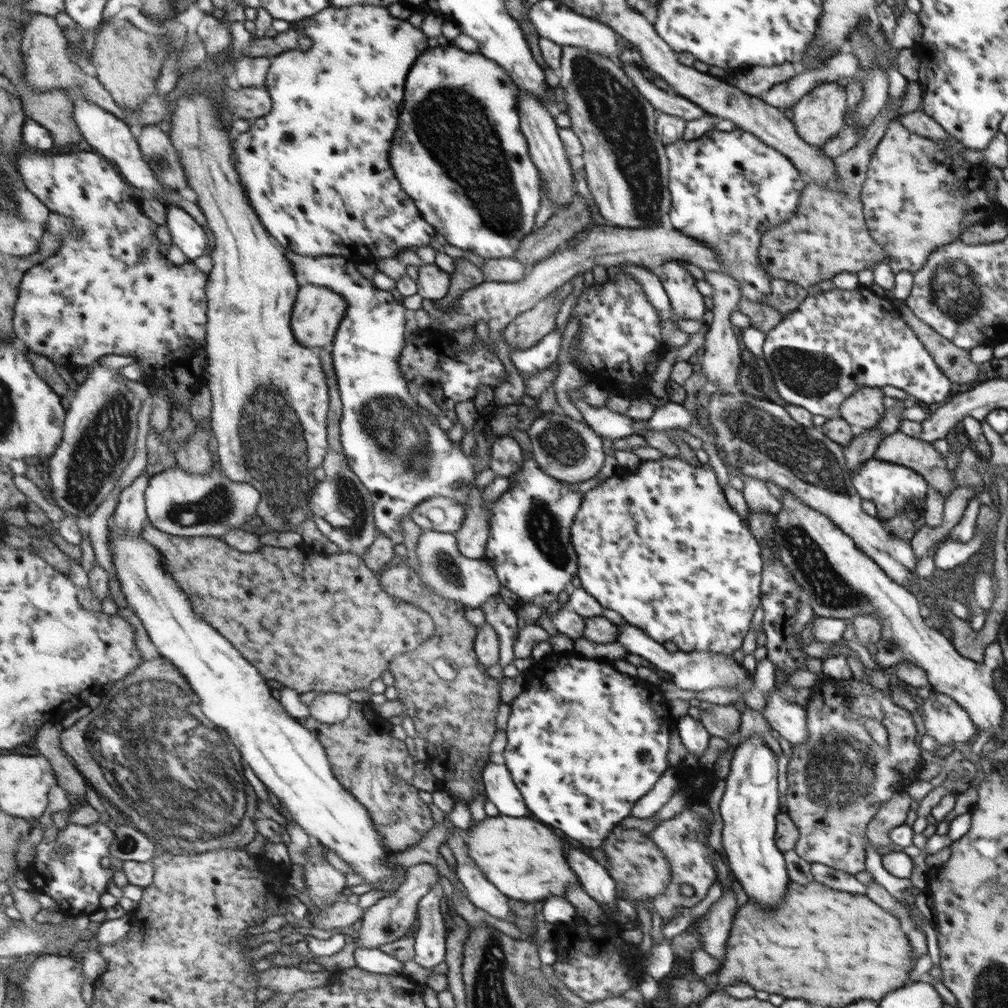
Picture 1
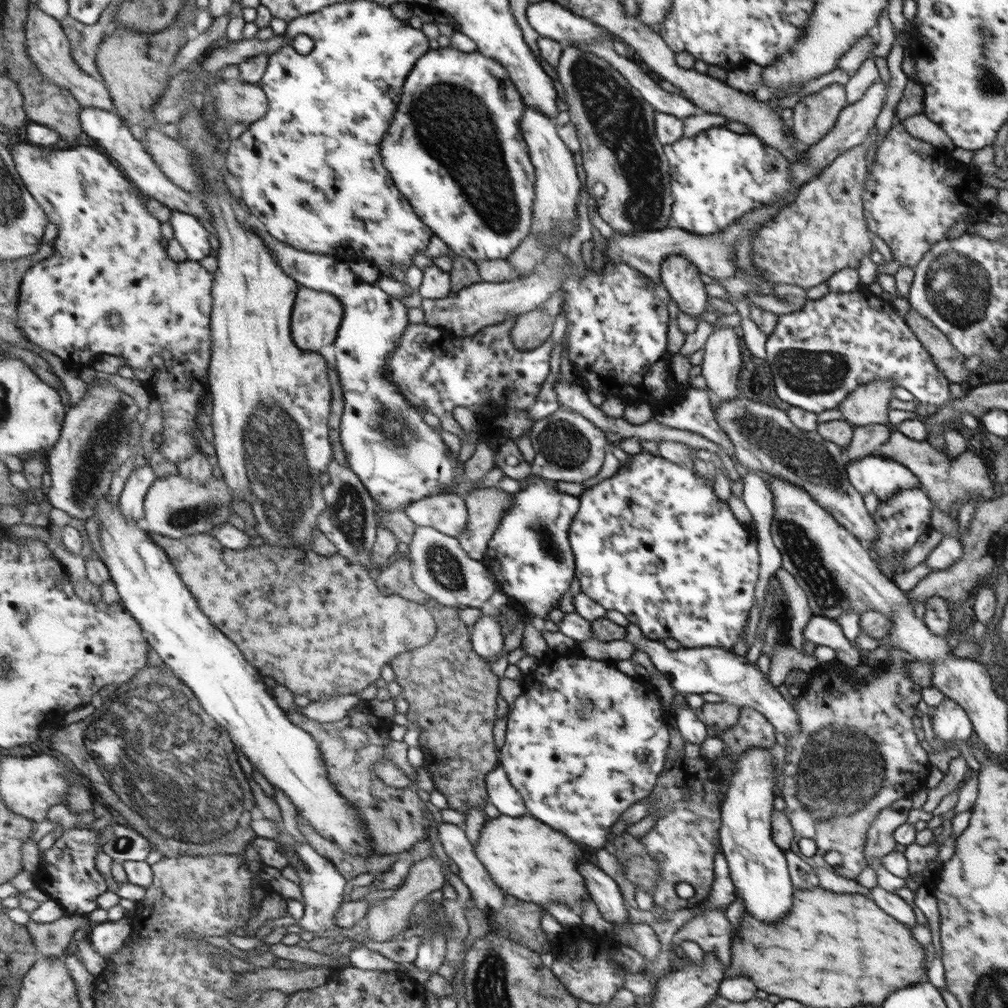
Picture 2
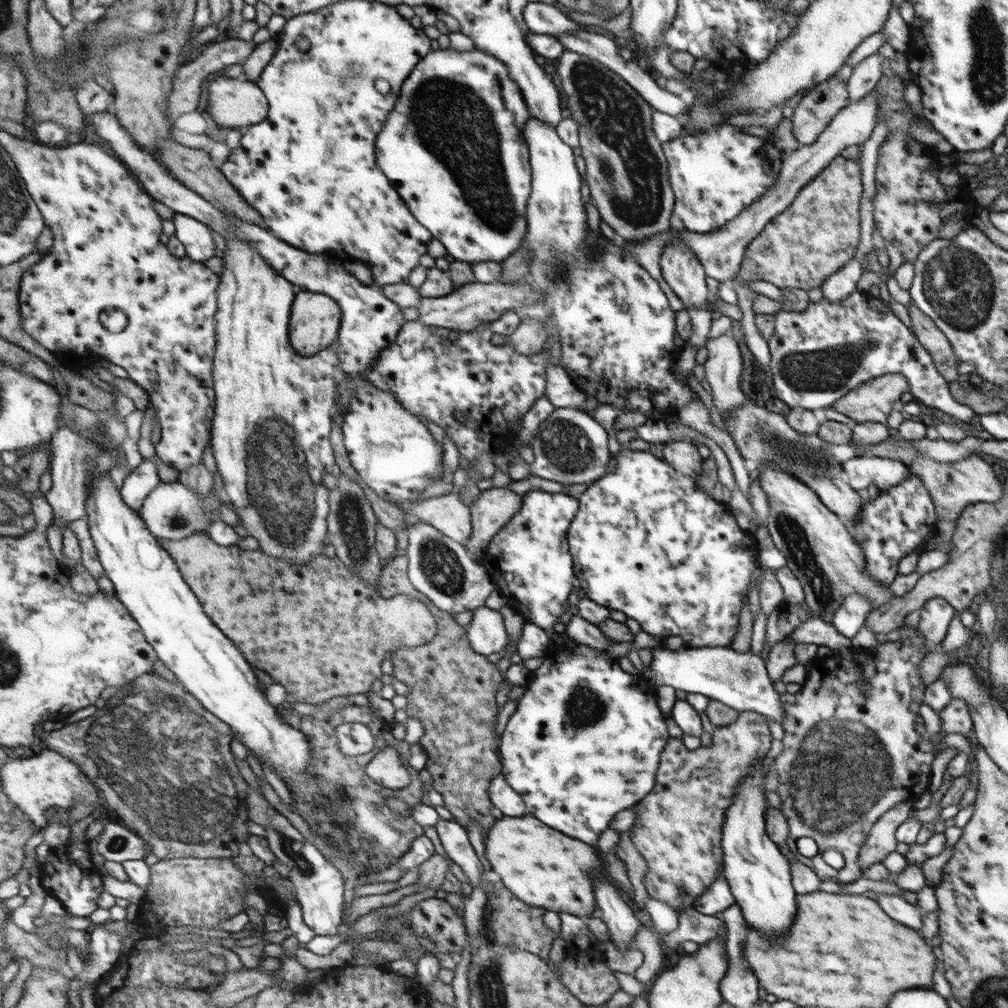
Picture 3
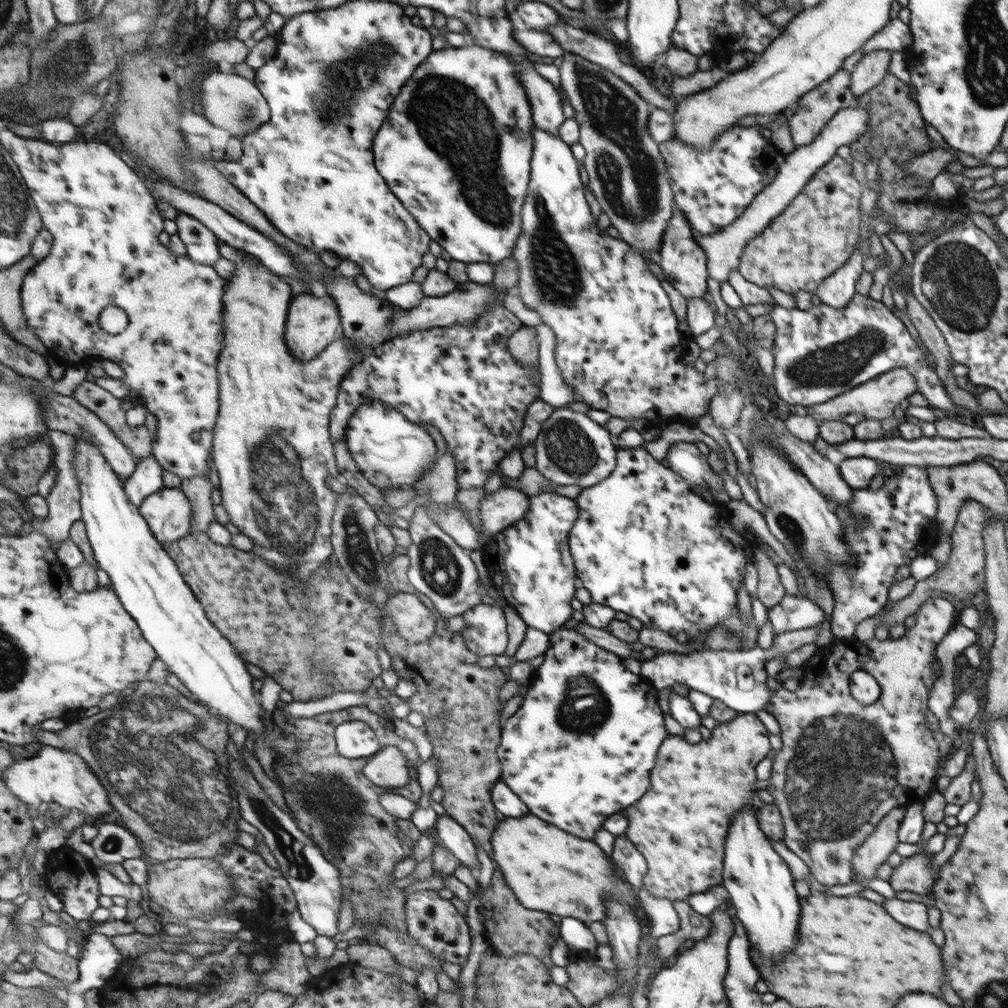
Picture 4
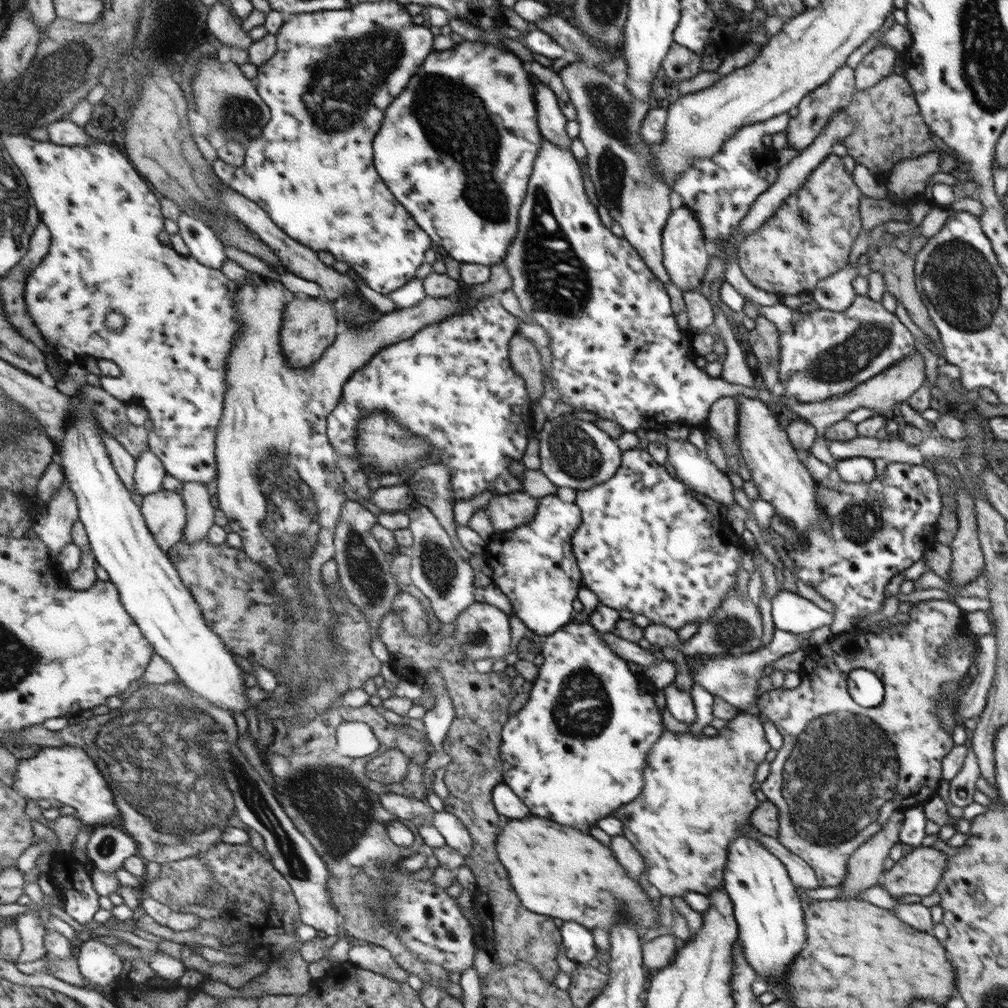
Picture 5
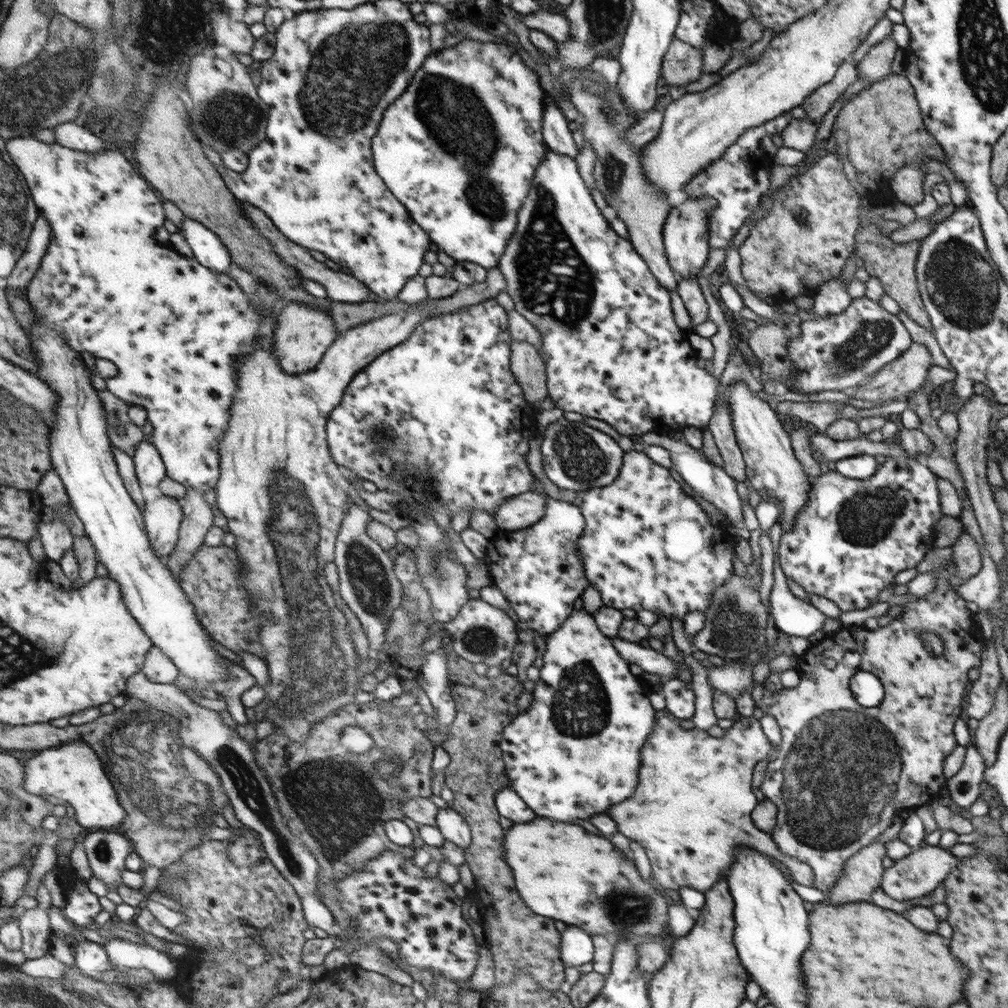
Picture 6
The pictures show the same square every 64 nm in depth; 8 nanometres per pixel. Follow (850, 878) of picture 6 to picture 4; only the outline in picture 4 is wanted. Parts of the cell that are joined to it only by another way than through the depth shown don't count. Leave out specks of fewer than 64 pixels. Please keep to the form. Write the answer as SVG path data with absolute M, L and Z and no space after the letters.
M907 806L896 807L886 814L876 829L862 843L855 854L852 866L855 874L853 882L867 881L876 877L877 869L887 862L889 854L898 844L898 830L902 820L906 817Z

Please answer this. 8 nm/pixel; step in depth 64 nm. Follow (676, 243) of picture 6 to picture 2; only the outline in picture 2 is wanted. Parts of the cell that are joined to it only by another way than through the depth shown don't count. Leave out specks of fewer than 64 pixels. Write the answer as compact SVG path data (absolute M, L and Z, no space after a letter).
M671 255L662 262L661 276L663 286L679 312L697 318L706 308L706 284L698 276L698 268L688 258Z

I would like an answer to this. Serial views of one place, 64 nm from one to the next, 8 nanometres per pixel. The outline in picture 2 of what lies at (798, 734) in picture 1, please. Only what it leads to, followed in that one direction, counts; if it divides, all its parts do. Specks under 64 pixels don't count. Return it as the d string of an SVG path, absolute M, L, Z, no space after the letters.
M630 622L626 626L626 642L634 644L635 650L640 650L644 654L648 654L648 658L654 664L654 668L658 672L666 675L672 687L676 689L678 693L682 694L716 694L722 696L724 701L728 704L738 706L742 708L754 708L757 712L760 712L769 722L776 732L782 732L785 737L798 736L801 730L801 721L798 712L794 709L794 706L790 704L789 700L785 699L780 694L778 688L771 686L768 680L764 679L764 674L760 672L758 668L758 662L748 662L748 658L740 656L733 651L724 650L724 648L678 648L676 650L666 647L664 642L655 641L646 638L639 626Z

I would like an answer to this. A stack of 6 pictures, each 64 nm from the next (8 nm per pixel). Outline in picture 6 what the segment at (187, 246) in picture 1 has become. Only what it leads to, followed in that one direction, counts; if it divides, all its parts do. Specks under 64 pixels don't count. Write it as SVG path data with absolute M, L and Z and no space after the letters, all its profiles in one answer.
M187 218L182 233L200 263L220 274L228 273L234 261L233 254L215 231L199 220Z

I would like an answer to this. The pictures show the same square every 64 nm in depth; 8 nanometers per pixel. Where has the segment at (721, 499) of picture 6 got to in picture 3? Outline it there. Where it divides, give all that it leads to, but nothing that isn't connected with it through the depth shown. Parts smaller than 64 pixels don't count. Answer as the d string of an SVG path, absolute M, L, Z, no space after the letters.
M671 441L664 445L663 457L680 473L686 476L699 477L704 459L698 448L688 441Z

